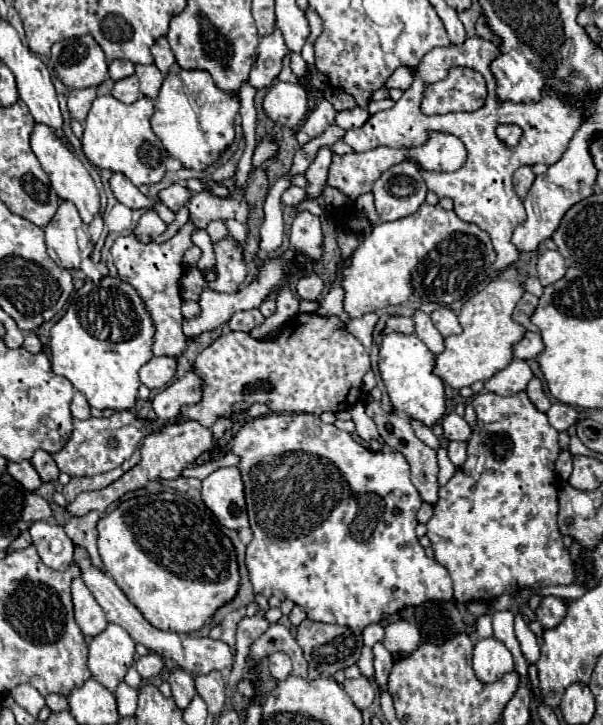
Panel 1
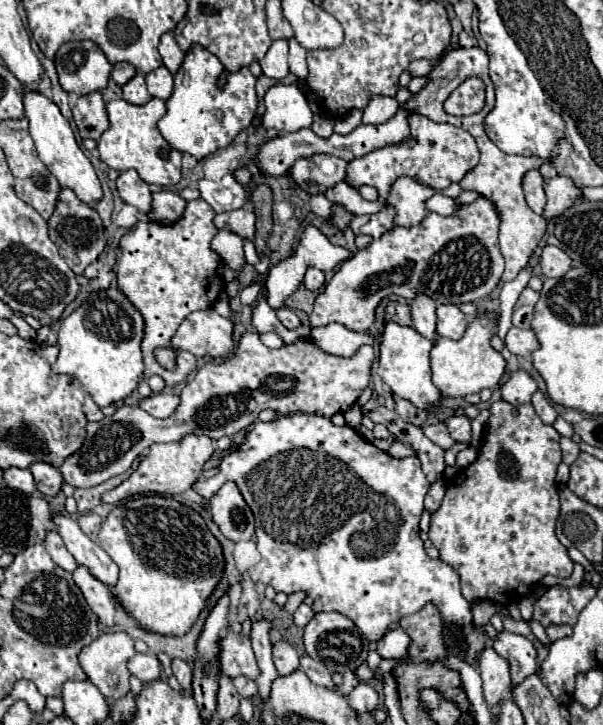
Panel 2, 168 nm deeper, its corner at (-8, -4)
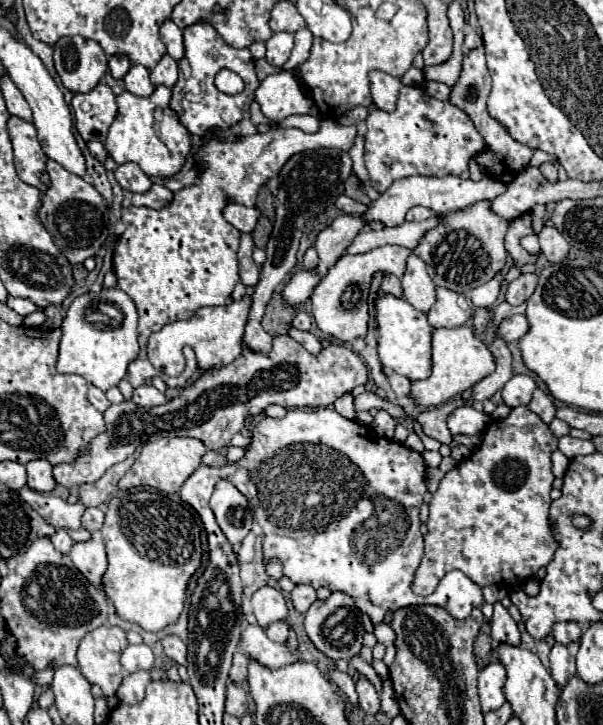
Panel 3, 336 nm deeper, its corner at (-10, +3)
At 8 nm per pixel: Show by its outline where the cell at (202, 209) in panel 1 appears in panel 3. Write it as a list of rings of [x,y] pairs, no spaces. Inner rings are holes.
[[[227,203],[227,207],[223,209],[225,221],[231,223],[241,233],[251,233],[257,225],[259,215],[261,213],[259,213],[257,207],[245,207],[245,205],[239,205],[239,203]]]

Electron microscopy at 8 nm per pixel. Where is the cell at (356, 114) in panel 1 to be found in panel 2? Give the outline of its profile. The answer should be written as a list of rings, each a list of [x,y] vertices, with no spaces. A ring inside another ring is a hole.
[[[371,96],[363,110],[363,124],[383,124],[395,116],[399,102],[391,96]]]

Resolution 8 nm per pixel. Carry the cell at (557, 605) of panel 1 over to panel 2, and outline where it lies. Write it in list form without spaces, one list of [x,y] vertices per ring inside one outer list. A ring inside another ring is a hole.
[[[553,624],[553,626],[547,628],[547,636],[549,636],[551,642],[555,642],[555,640],[559,640],[559,638],[565,638],[565,636],[569,636],[571,632],[573,632],[571,626],[565,626],[565,624],[561,624],[561,626]]]

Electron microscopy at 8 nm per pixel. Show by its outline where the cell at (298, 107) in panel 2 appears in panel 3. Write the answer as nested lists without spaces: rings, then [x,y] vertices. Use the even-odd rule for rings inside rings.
[[[289,71],[269,75],[255,91],[255,99],[261,111],[271,121],[281,121],[289,115],[319,117],[319,109],[313,99],[305,95],[299,81]]]

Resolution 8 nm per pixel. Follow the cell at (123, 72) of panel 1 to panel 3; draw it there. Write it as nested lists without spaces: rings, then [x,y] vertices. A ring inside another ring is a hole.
[[[113,55],[109,57],[109,69],[115,79],[121,79],[131,69],[131,61],[125,55]]]

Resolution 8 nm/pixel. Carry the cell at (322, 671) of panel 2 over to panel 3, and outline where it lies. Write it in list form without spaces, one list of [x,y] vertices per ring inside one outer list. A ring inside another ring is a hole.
[[[335,665],[333,667],[329,667],[329,679],[349,697],[349,701],[353,703],[353,705],[357,705],[357,693],[355,693],[355,683],[353,683],[353,679],[347,675],[347,673],[341,673]]]

